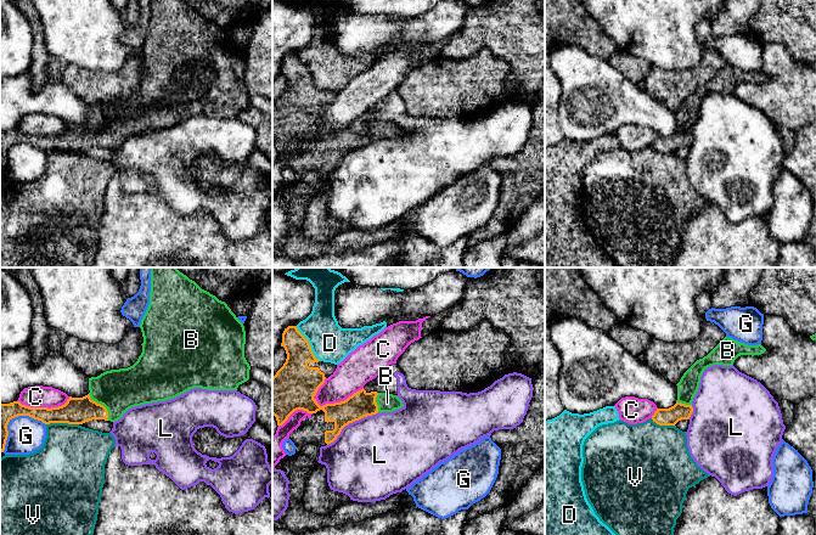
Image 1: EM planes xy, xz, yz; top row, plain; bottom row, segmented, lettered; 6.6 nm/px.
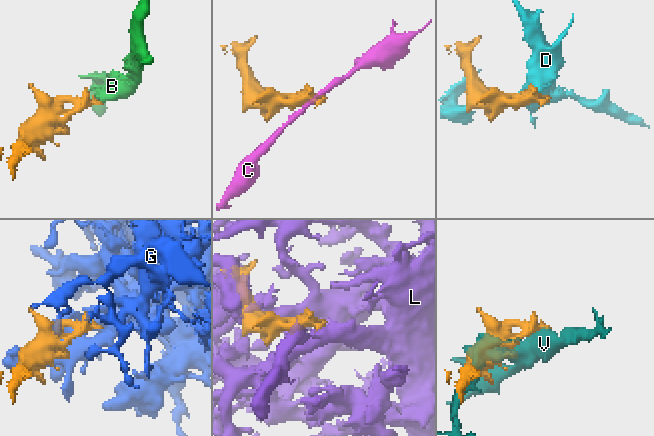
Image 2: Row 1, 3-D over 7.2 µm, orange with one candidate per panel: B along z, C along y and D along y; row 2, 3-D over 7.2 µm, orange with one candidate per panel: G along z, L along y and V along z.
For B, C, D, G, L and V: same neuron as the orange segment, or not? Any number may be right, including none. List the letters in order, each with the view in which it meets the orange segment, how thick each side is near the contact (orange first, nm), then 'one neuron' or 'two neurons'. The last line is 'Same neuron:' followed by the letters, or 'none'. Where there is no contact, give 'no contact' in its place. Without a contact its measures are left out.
B: xy | 180/280 nm | one neuron
C: xz | 190/220 nm | two neurons
D: xz | 240/260 nm | two neurons
G: xy | 140/240 nm | two neurons
L: xz | 170/500 nm | two neurons
V: xy | 180/420 nm | two neurons
Same neuron: B

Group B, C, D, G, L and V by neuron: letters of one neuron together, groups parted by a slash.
B / C / D / G / L / V

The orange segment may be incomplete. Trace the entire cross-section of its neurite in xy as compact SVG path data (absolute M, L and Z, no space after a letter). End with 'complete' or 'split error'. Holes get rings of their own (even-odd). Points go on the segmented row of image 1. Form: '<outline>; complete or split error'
M151 268L150 304L141 320L143 337L142 353L137 361L128 367L111 370L97 377L89 378L90 393L83 398L72 398L58 407L30 407L19 401L0 404L0 455L5 450L9 437L7 424L18 416L29 416L50 423L83 424L92 419L116 422L131 407L174 399L190 389L237 390L238 385L249 379L251 366L244 357L246 331L225 302L202 289L195 281L176 268Z; split error

